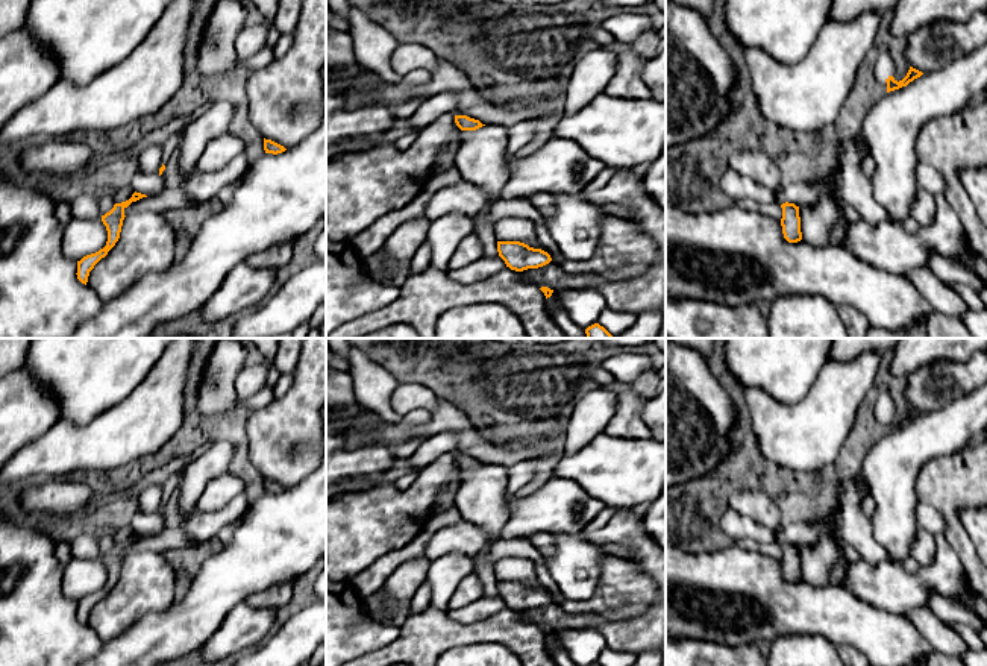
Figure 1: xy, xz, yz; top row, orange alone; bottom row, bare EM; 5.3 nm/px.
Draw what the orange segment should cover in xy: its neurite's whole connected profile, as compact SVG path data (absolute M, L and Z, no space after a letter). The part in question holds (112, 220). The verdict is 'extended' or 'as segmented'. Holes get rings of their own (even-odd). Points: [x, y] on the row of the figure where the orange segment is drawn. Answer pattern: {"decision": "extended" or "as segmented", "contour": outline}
{"decision": "as segmented", "contour": "M133 193L132 197L126 202L115 203L114 208L102 215L102 221L106 226L108 231L108 241L103 249L100 249L96 253L83 256L80 261L77 261L77 279L86 285L89 272L94 269L94 265L108 255L108 252L115 246L115 243L120 238L123 220L124 220L124 209L132 203L143 197L147 197L141 193Z"}

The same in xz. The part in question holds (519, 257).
{"decision": "as segmented", "contour": "M497 241L497 252L506 267L515 272L538 269L552 261L547 252L520 241Z"}

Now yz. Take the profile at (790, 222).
{"decision": "as segmented", "contour": "M785 202L781 205L781 208L782 208L781 226L782 226L784 238L788 243L801 241L802 232L801 232L799 206Z"}

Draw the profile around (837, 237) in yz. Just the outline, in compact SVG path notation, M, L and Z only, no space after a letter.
M840 220L834 225L829 234L829 243L834 246L846 246L846 221Z

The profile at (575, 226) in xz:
M579 194L553 197L555 212L544 223L558 250L572 261L590 259L597 249L600 223L606 214Z

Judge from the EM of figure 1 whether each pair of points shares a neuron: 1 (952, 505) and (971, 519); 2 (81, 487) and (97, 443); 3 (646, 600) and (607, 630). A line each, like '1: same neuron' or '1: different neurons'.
1: different neurons
2: different neurons
3: different neurons

